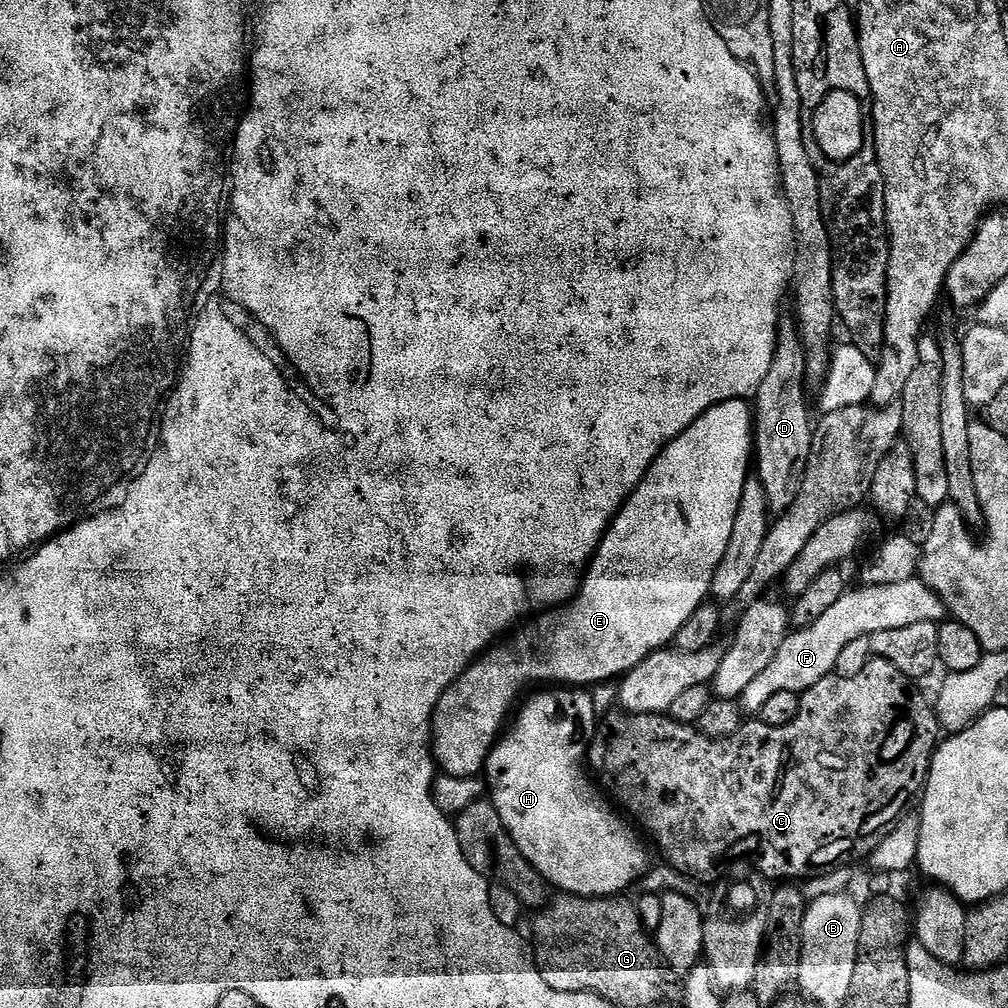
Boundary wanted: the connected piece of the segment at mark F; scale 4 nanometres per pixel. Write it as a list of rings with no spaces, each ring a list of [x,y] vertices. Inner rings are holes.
[[[916,578],[898,582],[898,586],[856,586],[853,592],[852,589],[845,591],[844,596],[838,598],[838,602],[834,602],[834,606],[830,606],[830,610],[826,610],[826,614],[822,614],[822,618],[818,618],[805,628],[789,631],[788,635],[784,637],[782,646],[778,646],[778,654],[774,654],[774,662],[770,662],[770,666],[766,666],[766,670],[762,670],[762,674],[758,674],[758,678],[754,678],[754,682],[750,682],[750,686],[746,686],[742,697],[743,711],[748,714],[749,712],[759,714],[762,706],[766,706],[766,701],[774,694],[783,692],[803,694],[806,690],[810,690],[810,686],[814,686],[814,682],[822,682],[822,678],[835,673],[838,654],[842,654],[842,650],[846,650],[846,646],[850,646],[850,642],[871,638],[882,630],[902,630],[906,626],[940,622],[945,619],[945,616],[946,609],[939,596]]]

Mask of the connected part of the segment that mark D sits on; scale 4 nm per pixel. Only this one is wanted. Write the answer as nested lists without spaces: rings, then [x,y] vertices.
[[[781,323],[776,338],[774,362],[770,362],[770,374],[762,378],[762,386],[758,386],[754,397],[754,472],[762,486],[769,509],[776,514],[784,513],[794,505],[794,498],[798,498],[798,490],[802,490],[802,478],[810,462],[814,416],[812,420],[808,413],[808,396],[804,393],[804,384],[806,385],[804,343],[800,341],[795,323]]]

